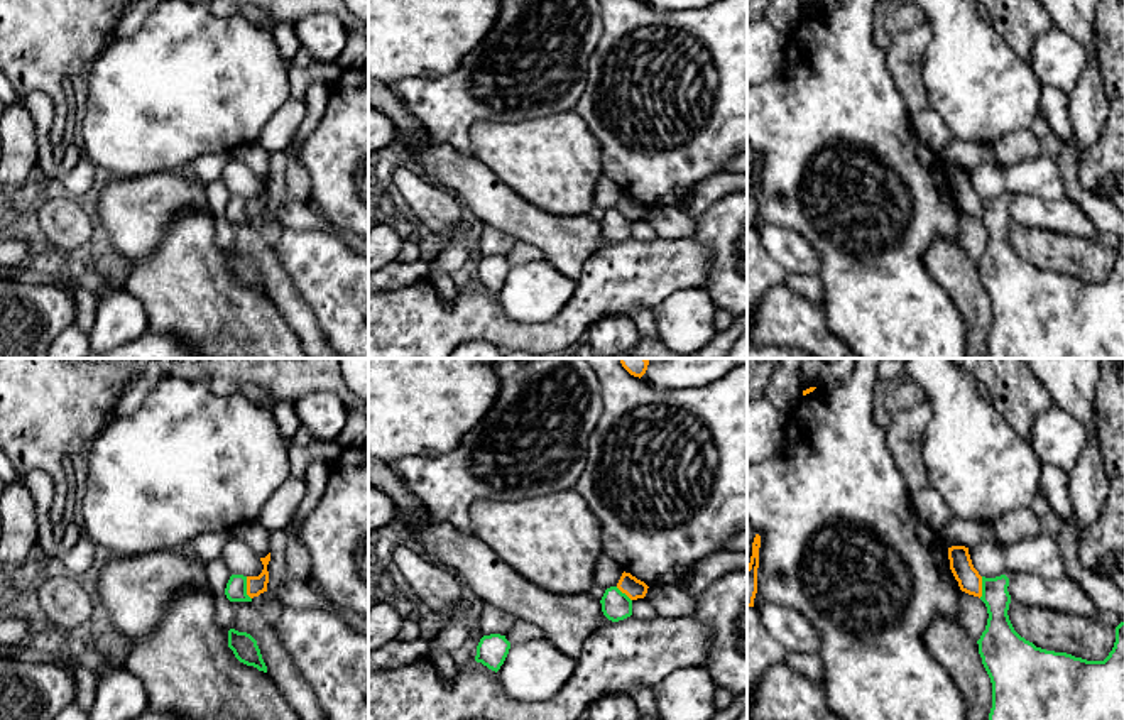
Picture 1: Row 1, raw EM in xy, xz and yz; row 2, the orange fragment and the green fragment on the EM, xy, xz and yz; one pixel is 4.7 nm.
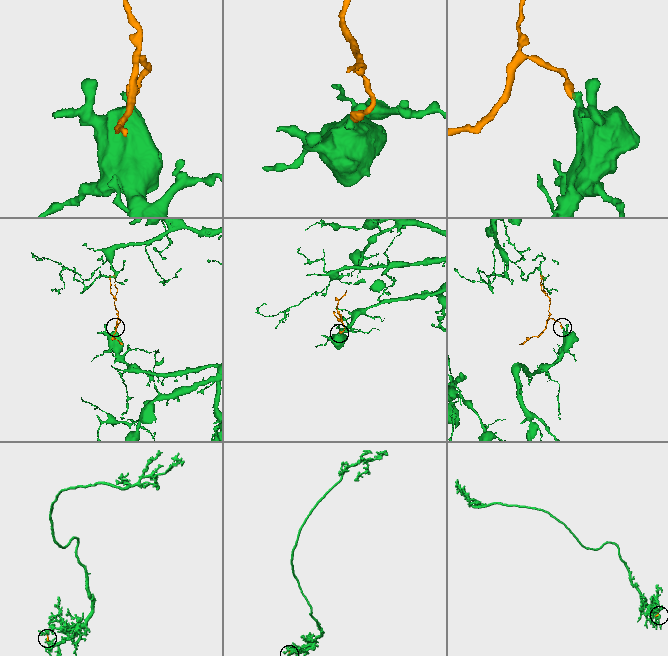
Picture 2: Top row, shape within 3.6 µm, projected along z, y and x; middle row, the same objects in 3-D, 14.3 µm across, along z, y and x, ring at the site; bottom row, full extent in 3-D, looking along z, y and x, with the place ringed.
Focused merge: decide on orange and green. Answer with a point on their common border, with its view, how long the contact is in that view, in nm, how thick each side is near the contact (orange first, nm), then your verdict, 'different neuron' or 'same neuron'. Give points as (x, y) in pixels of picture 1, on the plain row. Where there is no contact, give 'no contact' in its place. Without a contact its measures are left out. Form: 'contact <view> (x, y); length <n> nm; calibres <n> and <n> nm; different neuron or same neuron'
contact xy (247, 210); length 110 nm; calibres 90 and 100 nm; different neuron

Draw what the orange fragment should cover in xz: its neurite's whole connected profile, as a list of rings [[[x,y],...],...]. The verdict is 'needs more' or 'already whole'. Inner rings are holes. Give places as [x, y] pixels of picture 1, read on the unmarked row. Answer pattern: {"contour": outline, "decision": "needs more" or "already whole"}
{"contour": [[[622,194],[617,210],[625,215],[630,221],[644,220],[647,215],[647,206],[630,194]]], "decision": "already whole"}

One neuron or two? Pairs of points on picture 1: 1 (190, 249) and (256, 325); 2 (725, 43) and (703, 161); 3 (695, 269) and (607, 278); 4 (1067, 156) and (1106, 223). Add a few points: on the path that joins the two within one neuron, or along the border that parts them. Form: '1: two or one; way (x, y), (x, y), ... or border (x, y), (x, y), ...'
1: one; way (198, 267), (237, 306)
2: one; way (725, 71), (715, 117), (705, 132)
3: one; way (673, 269), (629, 274)
4: one; way (1070, 173), (1074, 188), (1092, 207)

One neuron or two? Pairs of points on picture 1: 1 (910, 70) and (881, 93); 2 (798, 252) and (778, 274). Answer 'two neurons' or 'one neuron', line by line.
1: two neurons
2: two neurons

